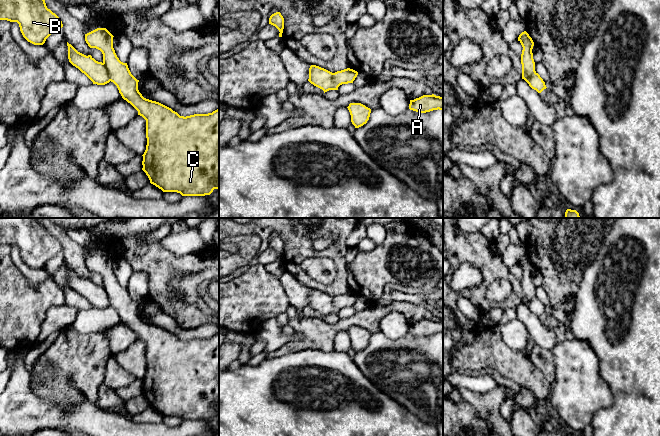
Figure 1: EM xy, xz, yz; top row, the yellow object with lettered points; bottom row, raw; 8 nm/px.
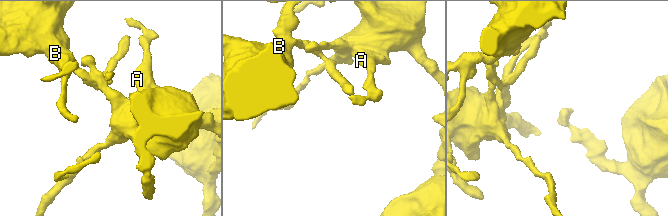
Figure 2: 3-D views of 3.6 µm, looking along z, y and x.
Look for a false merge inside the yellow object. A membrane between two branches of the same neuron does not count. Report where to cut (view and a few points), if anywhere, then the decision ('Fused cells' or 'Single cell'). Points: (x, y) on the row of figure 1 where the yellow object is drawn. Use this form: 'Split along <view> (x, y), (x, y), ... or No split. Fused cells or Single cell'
Split along xy (103, 62), (111, 80). Fused cells

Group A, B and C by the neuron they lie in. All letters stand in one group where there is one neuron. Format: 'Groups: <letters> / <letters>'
Groups: A C / B

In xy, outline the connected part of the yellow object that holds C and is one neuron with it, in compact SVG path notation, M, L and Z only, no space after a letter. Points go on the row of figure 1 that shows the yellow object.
M97 28L85 34L85 41L90 48L102 52L111 82L146 120L147 145L142 155L142 170L150 183L163 192L177 192L182 196L210 195L214 189L219 189L219 109L184 117L159 102L144 98L138 90L139 80L131 74L127 63L117 57L113 37L106 28Z

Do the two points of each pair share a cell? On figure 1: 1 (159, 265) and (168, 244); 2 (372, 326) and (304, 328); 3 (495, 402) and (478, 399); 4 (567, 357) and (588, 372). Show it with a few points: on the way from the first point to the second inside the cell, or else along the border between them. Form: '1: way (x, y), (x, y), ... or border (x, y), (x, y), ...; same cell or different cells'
1: border (158, 242), (175, 255), (189, 254); different cells
2: way (355, 322), (348, 322), (336, 328), (321, 328); same cell
3: way (491, 402), (482, 402); same cell
4: way (572, 361), (583, 372); same cell

